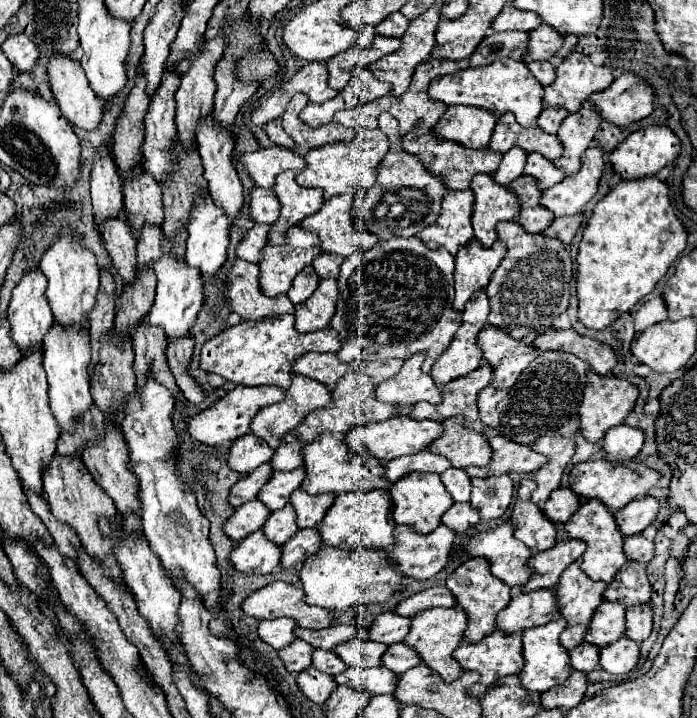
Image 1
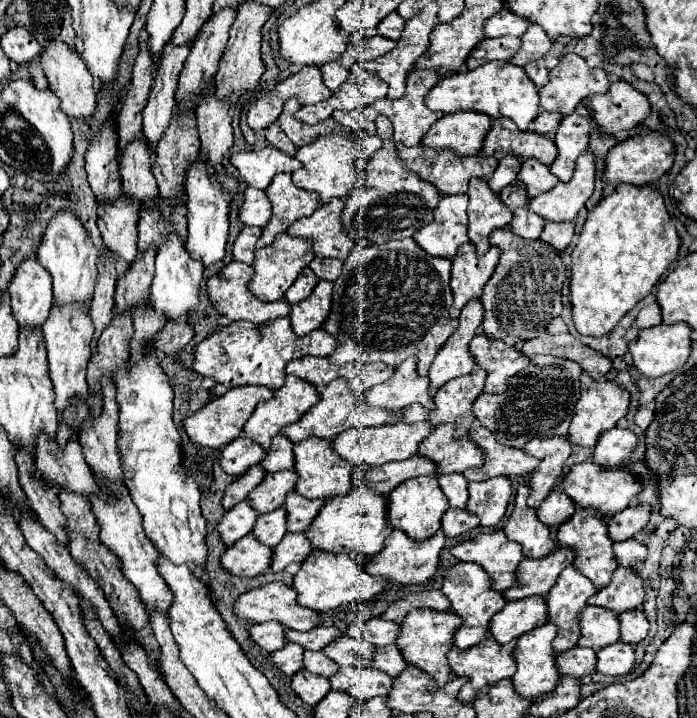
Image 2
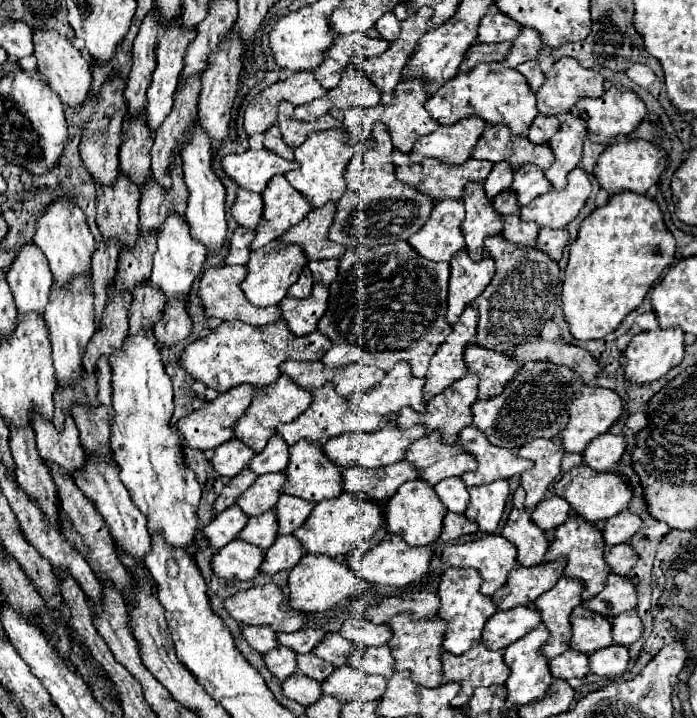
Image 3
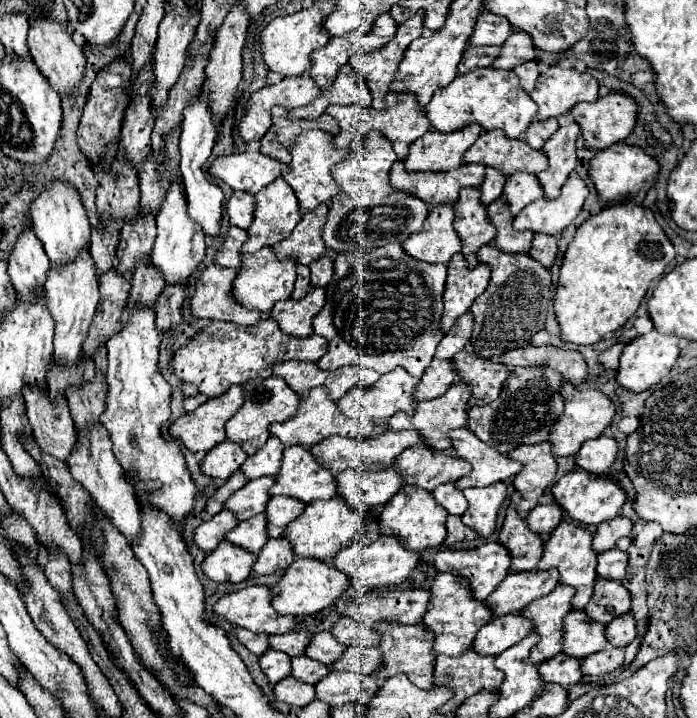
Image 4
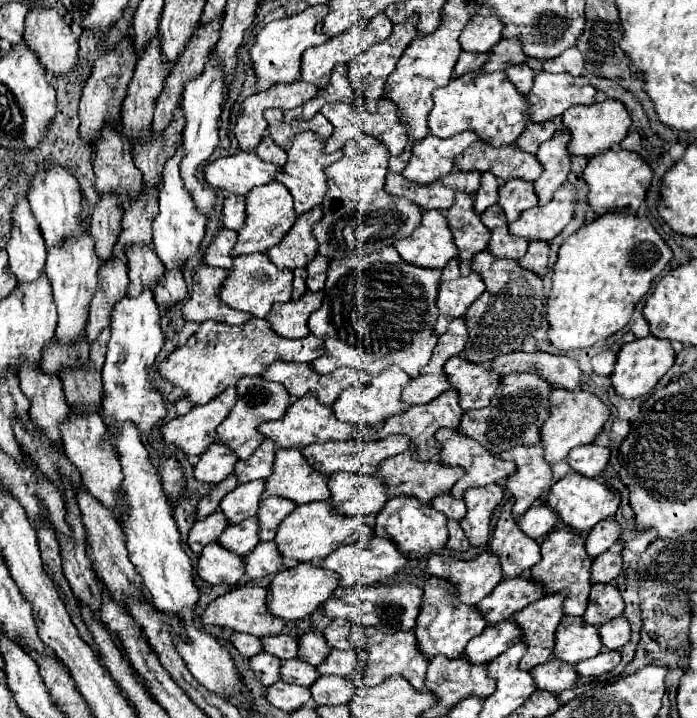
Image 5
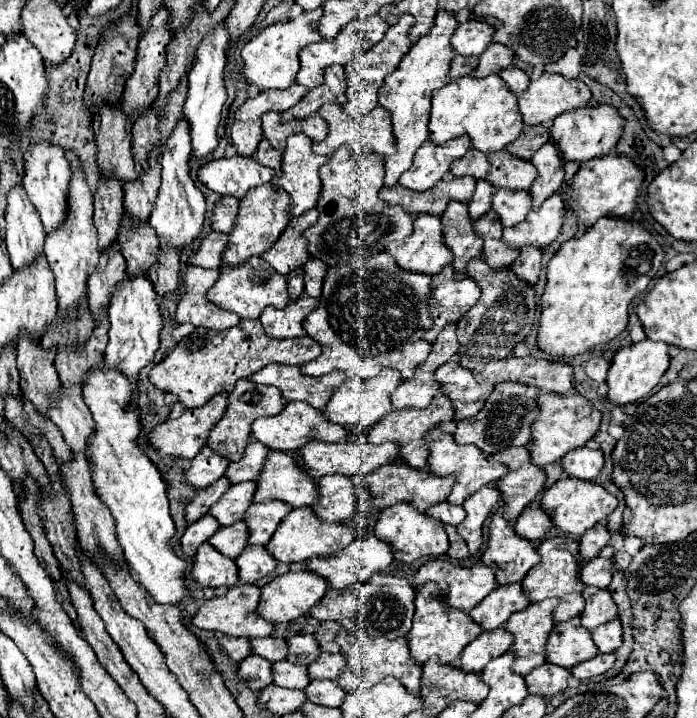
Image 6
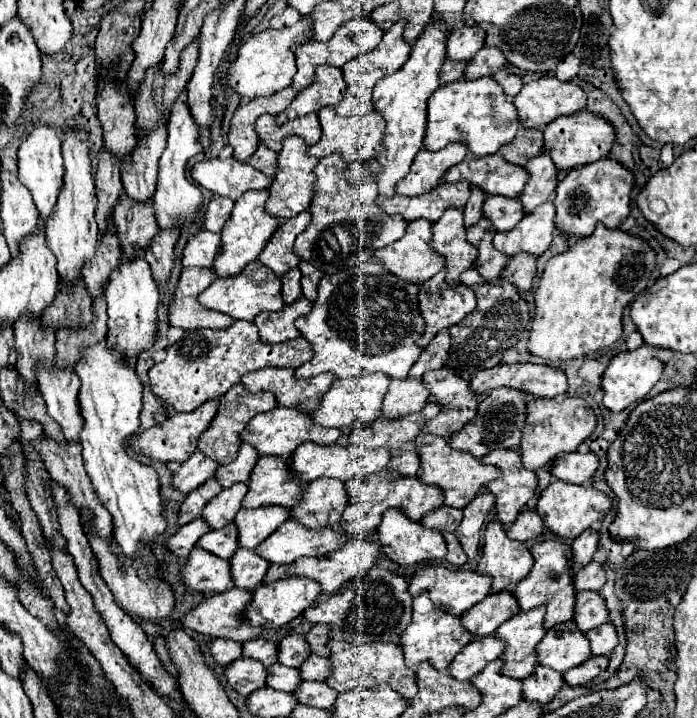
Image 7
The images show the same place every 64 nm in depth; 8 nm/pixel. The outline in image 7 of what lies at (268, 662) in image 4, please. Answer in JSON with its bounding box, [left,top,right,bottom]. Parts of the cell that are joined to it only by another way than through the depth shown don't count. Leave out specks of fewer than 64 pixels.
[226,658,266,696]

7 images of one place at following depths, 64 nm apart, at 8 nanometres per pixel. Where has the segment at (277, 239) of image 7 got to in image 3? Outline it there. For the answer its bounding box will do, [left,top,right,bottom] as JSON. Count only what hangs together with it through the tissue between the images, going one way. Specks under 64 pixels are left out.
[280,202,346,260]

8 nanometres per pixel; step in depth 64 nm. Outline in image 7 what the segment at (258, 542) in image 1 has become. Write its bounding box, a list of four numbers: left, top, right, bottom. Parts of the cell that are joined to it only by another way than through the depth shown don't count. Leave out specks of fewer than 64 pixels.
[182,548,234,592]

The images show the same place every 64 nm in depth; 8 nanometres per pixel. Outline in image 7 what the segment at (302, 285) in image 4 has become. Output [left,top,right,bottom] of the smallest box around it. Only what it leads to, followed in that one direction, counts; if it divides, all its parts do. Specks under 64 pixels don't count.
[282,268,300,304]

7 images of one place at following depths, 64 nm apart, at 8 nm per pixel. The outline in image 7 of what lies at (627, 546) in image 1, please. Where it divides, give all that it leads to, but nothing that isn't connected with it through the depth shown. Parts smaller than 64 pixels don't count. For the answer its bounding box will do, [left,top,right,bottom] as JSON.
[574,562,606,592]

